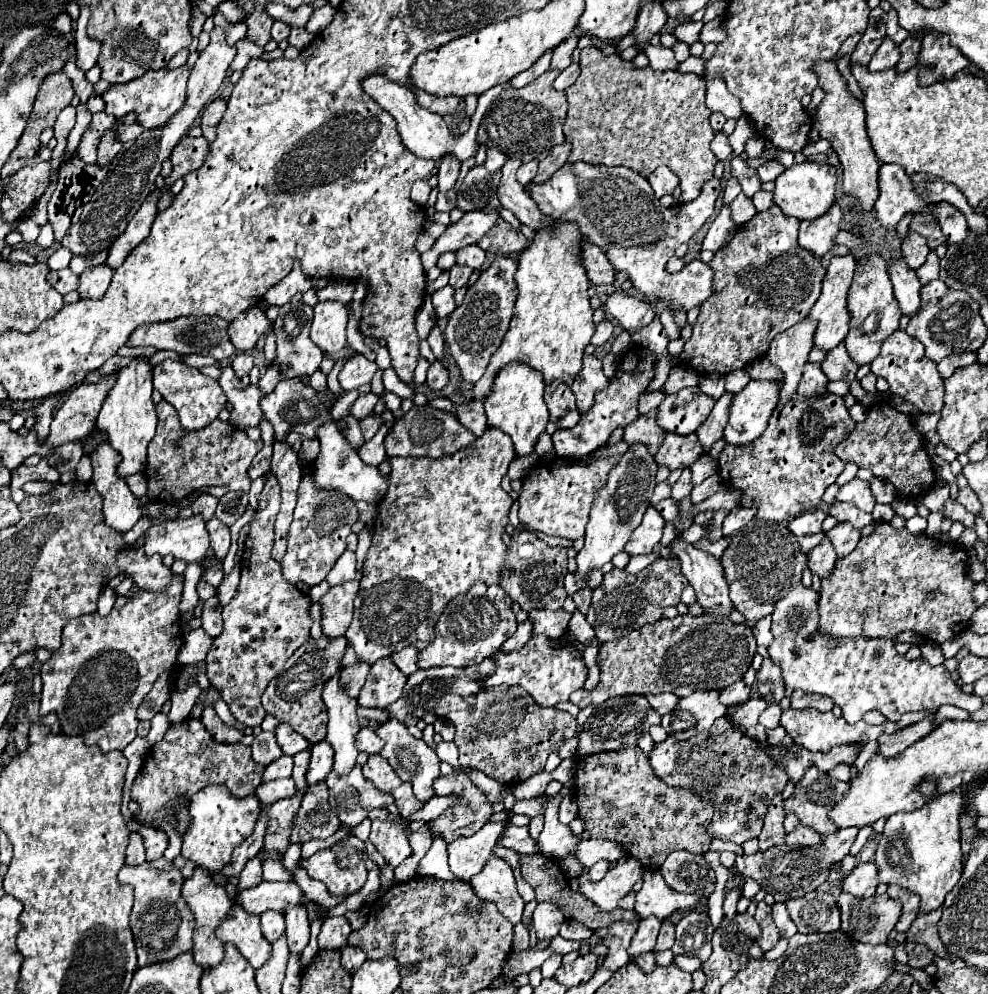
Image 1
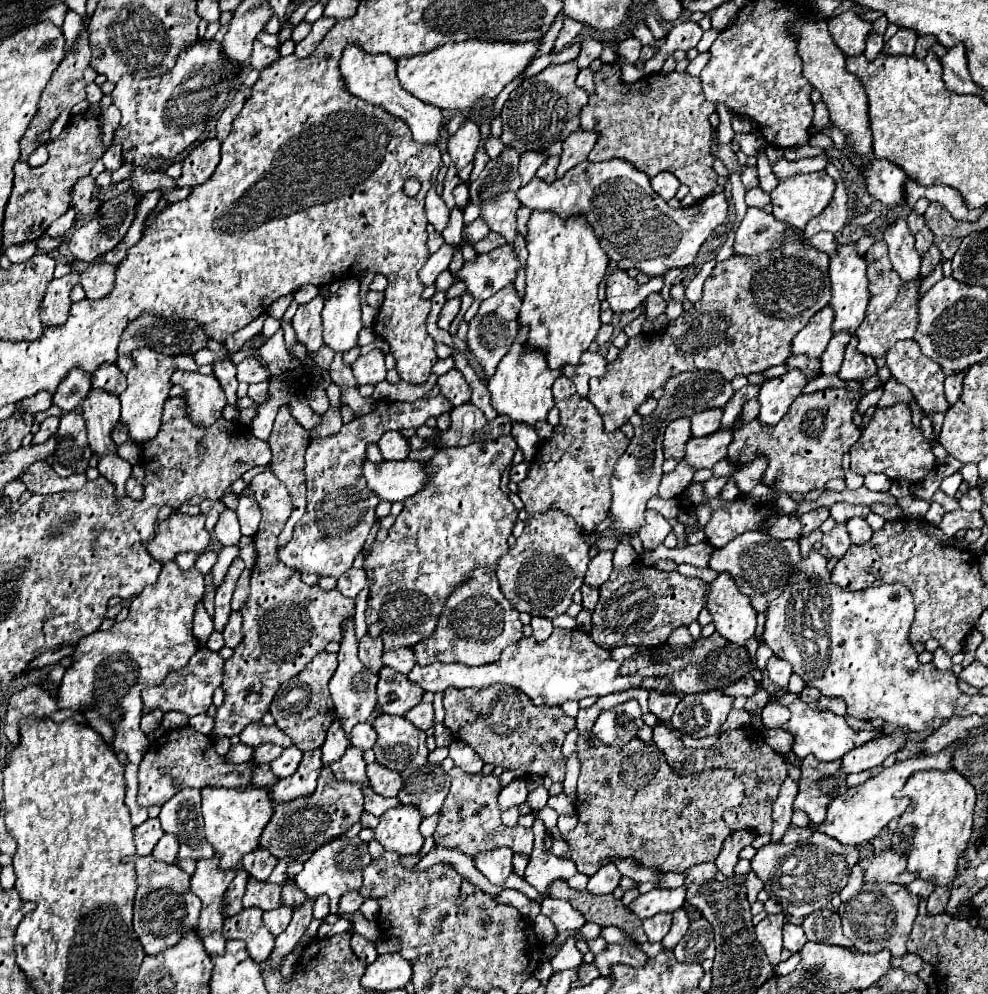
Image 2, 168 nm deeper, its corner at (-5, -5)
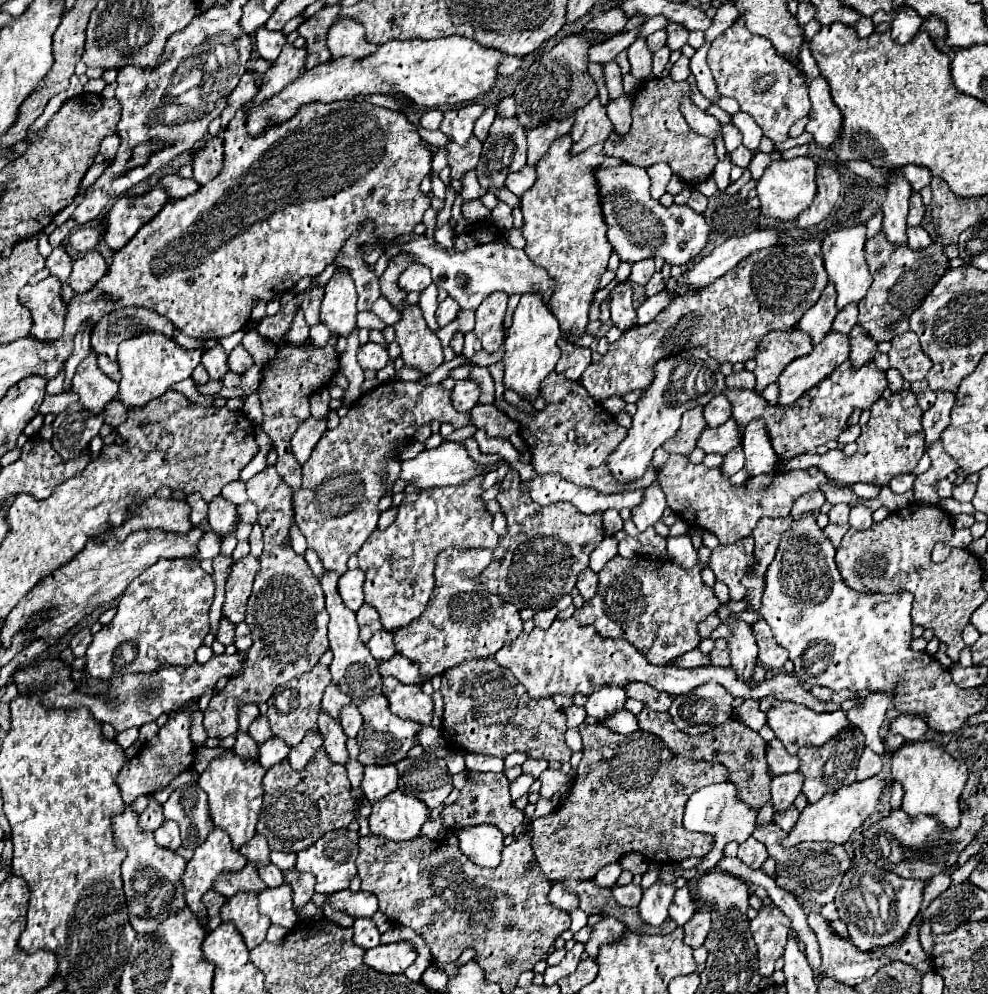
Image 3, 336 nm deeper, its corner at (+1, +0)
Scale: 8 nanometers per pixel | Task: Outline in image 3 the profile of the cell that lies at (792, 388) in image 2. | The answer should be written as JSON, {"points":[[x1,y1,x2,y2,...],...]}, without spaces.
{"points":[[830,331,808,355,794,359,778,379,778,405,792,405,802,393,826,379,850,355,850,337]]}

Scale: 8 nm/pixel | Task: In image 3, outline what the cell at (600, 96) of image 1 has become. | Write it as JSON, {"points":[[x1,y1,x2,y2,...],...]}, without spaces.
{"points":[[654,77,650,81,646,81,642,85,642,89,636,95,636,103,632,105,632,129,628,135,624,135,622,139,618,139,614,143,616,133,612,133,606,141,604,141,604,151,606,155,612,157,620,157,624,161,628,161,630,165,638,165,638,167,650,167,658,161,666,161,672,169,674,175,678,175,682,181,686,181,688,185,698,185,702,181,706,181,712,171,714,165,718,163,716,151,714,151,714,143,708,137,696,135,686,119,680,113,680,97,690,93,688,91,690,85,688,81,676,83,670,77]]}

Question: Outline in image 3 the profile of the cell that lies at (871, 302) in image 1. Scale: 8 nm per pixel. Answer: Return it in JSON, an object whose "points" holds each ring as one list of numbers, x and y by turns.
{"points":[[882,231,866,241,866,261,874,281,866,297,858,303,858,323,876,341,890,341,898,333,908,331,908,317,914,313,914,309,918,309,918,305,922,305,926,293,934,289,942,273,950,269,950,259,944,255,942,245,932,243,926,249,914,251,908,245,892,245,890,241,886,241,886,235]]}

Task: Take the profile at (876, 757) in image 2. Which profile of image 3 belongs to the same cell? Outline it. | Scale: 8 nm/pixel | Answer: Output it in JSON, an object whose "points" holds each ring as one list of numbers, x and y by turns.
{"points":[[900,715,892,721,890,731,900,733,906,741,918,741,928,731,928,725,918,715]]}

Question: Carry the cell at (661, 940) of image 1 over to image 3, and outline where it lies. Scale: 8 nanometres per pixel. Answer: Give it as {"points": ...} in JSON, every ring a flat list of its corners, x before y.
{"points":[[686,885,686,887,678,889,674,895,674,901,670,905,670,919,682,927,694,915,694,911,696,911,696,903,692,899,690,887]]}

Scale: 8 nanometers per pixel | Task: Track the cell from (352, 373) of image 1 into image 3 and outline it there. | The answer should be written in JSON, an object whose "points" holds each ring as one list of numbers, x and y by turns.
{"points":[[366,343,360,347,358,351,358,361,362,365,362,369,372,369,372,371,380,371,386,367,388,363,388,351,378,345,378,343]]}

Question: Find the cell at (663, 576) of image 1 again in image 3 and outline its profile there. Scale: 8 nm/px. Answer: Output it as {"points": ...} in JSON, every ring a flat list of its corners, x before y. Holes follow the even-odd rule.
{"points":[[698,549,698,563,690,569,670,559,646,559,646,557,614,557,598,573,598,593,574,611,574,617,582,625,594,625,602,637,620,637,630,641,638,653,646,655,656,665,666,665,674,657,692,651,700,643,698,625,714,613,720,603,714,589,702,583,700,571,710,561,710,549],[658,653,658,657,654,657]]}

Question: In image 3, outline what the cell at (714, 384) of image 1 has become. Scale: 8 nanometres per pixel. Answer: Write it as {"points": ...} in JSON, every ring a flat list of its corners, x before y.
{"points":[[698,347,692,351,684,351,680,355,672,355,660,359,654,365,654,381,636,401,636,415,632,417,632,427,628,437,618,445,618,449,610,455,608,467,612,475,622,483,632,483,644,475,652,461,654,449,662,447,664,441,676,435,680,417,686,409,708,405,716,395,724,391,724,375,720,373,720,365,706,355,706,349]]}

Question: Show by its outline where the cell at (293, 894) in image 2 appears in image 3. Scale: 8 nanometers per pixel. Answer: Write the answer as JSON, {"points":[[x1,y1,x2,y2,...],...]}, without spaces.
{"points":[[266,861,266,865,262,865,262,869,258,869,258,871,260,871,262,881,264,881,268,887,278,887,278,885,284,883,282,871,280,871,276,865,272,865,270,861]]}

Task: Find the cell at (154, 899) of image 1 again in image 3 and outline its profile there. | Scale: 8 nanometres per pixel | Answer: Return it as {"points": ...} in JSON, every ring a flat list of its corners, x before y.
{"points":[[126,807,120,815,112,817,112,829,116,845,128,851,122,863,122,881,124,881,130,923,138,933,150,933,162,921,166,921,170,913,176,913,178,909,186,907,184,885,182,885,182,873,186,869,186,861,178,857,174,851,156,845,154,833,146,833,144,829,138,827,138,813,132,807]]}

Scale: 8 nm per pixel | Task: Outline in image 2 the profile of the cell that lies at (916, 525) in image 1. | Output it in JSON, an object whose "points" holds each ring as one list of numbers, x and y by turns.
{"points":[[932,502,932,504,930,504,930,510,928,510,928,512,926,512,926,516,924,516,924,520,926,520,928,524,932,524,932,526,938,526,938,524,940,524,940,520,942,520,942,516,944,516,942,506,940,506,940,504,936,504,936,502]]}

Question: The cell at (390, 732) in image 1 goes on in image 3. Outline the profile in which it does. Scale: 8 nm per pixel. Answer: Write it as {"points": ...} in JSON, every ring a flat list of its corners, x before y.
{"points":[[382,693,362,699,358,703,358,711,364,717,364,727,360,729,360,733,356,737,358,747,360,747,358,761,362,765,388,765,388,763,398,763,398,761,402,761,406,757,406,753,410,751,410,747,416,745,414,743,414,737,416,737,416,733,418,733,420,727,416,725,416,721,396,717,388,709,388,701,386,701,386,697]]}

